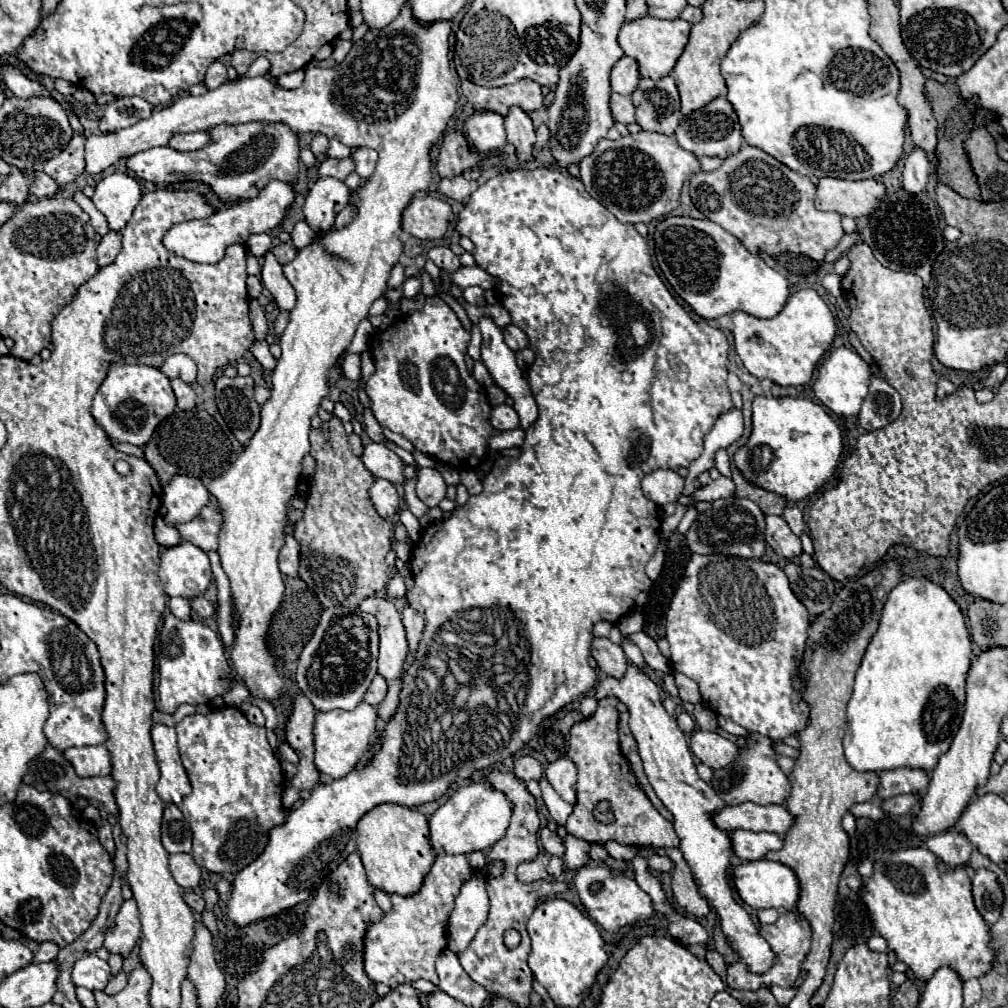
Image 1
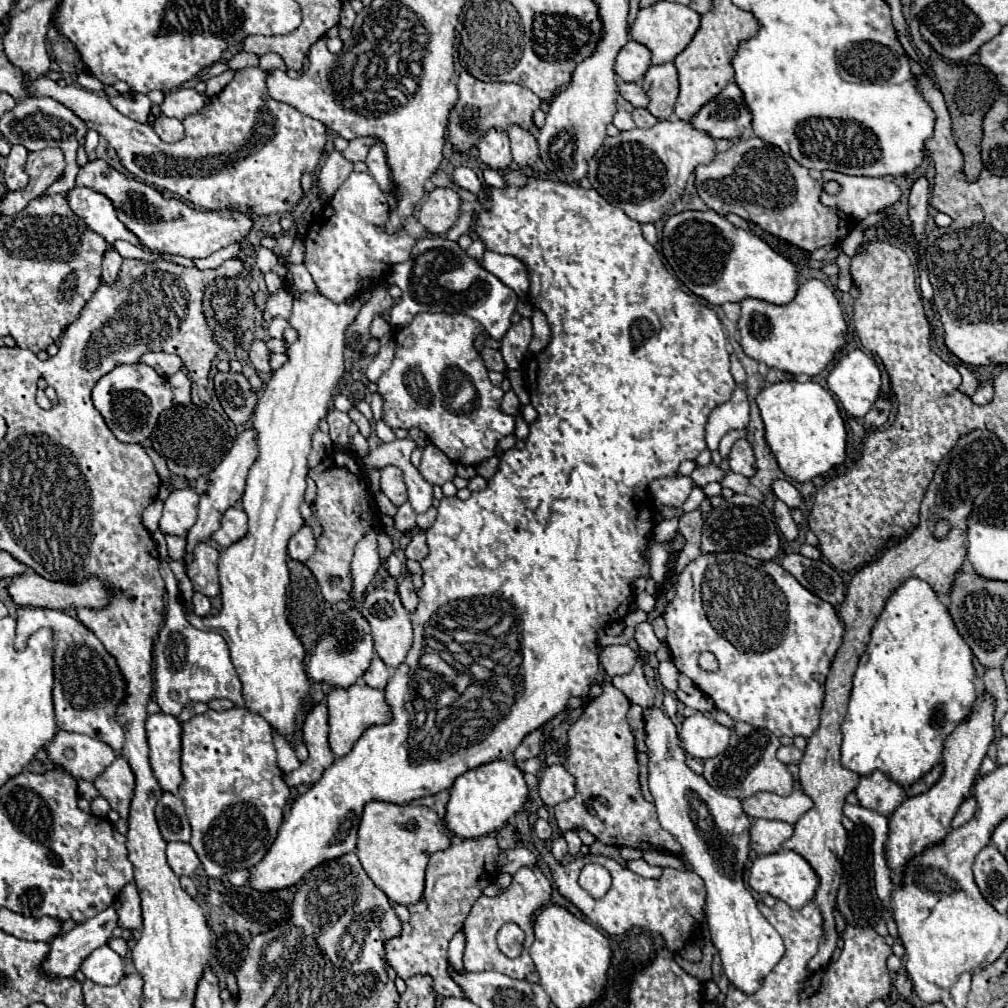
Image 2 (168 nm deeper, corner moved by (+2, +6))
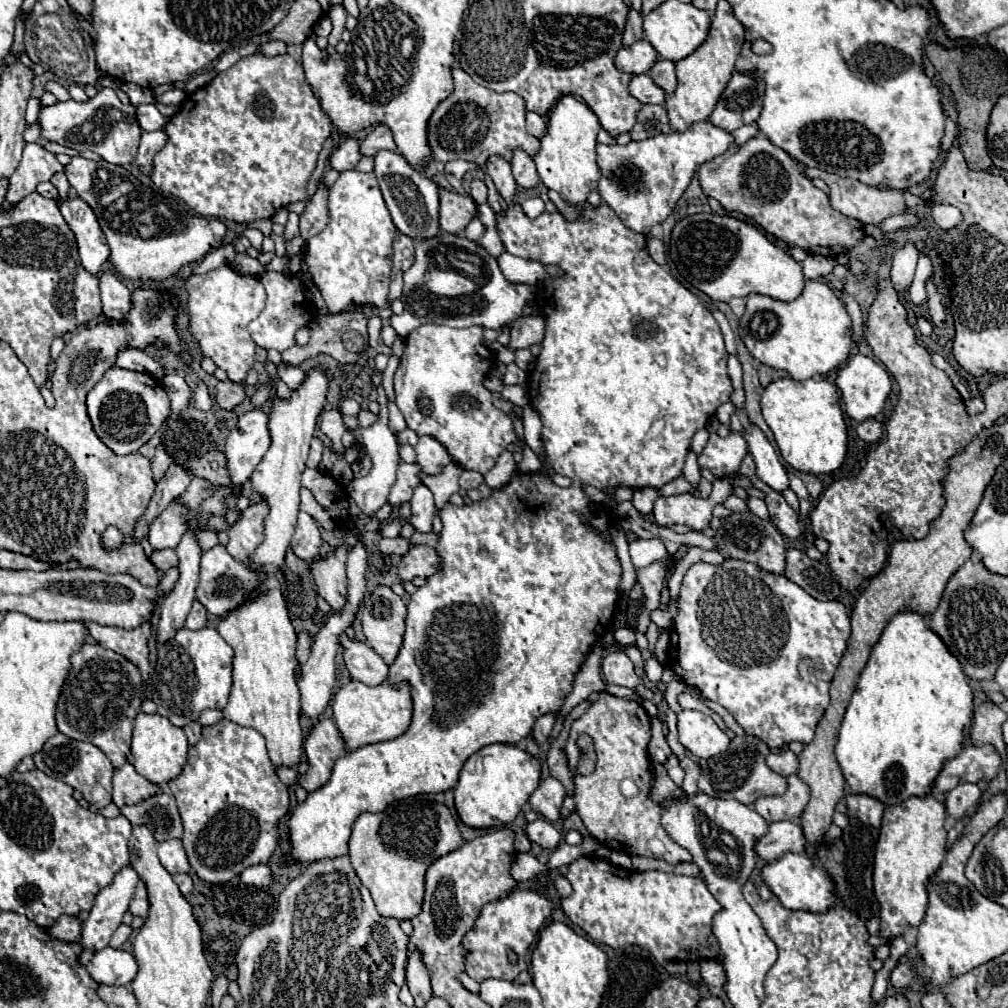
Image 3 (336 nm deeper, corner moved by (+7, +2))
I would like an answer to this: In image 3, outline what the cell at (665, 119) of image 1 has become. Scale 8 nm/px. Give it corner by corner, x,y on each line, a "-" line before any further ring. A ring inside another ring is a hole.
657,59
657,63
653,65
653,69
649,71
649,75
653,77
653,81
665,89
667,95
671,95
677,87
677,75
675,75
675,63
667,61
667,59

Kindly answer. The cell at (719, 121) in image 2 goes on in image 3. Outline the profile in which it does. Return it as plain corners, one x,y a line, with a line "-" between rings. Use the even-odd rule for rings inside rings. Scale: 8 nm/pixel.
733,71
733,77
727,83
709,121
727,131
755,123
761,115
763,93
765,85
761,85
761,77
757,77
757,73

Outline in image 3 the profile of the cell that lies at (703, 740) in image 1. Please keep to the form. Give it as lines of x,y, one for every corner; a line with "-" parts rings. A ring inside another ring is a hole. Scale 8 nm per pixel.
683,709
677,713
679,741
689,753
701,759
709,759
717,753
725,753
729,737
715,725
715,721
695,709

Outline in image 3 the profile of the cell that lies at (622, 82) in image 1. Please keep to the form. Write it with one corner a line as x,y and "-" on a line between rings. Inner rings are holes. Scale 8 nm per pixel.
645,39
633,43
631,47
623,47
615,57
615,65
631,75
647,73
655,61
657,61
657,51

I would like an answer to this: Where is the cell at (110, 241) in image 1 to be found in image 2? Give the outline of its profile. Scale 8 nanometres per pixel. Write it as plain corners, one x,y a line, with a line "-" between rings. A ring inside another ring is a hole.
110,247
110,249
104,253
104,259
102,259
102,281
114,283
118,271
120,271
120,265
122,265
120,253
118,253
114,247

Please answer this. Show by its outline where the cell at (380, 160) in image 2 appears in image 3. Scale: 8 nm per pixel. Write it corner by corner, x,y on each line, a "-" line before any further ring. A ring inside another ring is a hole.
379,151
375,155
375,175
391,213
391,219
399,233
411,239
429,239
435,237
439,227
439,187
433,179
429,179
423,171
413,169
405,157
393,151

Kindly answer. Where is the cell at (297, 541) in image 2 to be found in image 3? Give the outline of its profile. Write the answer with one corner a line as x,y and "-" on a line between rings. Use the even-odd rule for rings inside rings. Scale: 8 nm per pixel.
299,513
299,521
293,533
293,541
291,541
291,549
295,551
297,557
305,559
305,561
313,561
315,557
319,557
319,549
321,549
321,533
319,527
315,523
315,519
307,513

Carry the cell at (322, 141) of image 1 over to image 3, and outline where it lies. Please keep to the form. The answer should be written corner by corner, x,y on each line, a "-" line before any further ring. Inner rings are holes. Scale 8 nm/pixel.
347,135
345,141
333,151
333,155
331,155
331,167
339,169
339,171
355,169
357,163
359,163
359,159
361,159
359,145
361,145
361,139
357,139
355,135

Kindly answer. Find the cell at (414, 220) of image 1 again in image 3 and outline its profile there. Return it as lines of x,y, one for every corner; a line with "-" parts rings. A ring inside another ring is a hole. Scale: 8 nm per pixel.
441,189
441,209
439,209
441,229
447,233
463,231
471,219
477,217
477,203
471,195
459,195
455,191

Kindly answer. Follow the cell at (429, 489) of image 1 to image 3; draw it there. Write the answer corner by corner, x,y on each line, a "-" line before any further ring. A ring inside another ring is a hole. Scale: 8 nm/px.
429,435
419,437
415,451
417,451
417,463
423,467
423,473
427,475
441,473
441,469
453,461
445,445
441,445
435,437
429,437

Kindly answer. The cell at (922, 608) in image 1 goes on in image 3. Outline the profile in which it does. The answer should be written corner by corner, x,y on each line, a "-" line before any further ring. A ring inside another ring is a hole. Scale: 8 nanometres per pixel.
905,609
889,621
881,639
871,651
871,659
865,665
845,711
835,755
853,793
875,797
883,805
893,807
909,797
925,797
931,793
933,781
943,765
963,751
971,721
973,691
959,661
927,627
925,617

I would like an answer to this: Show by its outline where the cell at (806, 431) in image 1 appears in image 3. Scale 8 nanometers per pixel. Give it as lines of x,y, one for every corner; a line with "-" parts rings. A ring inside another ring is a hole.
777,379
765,387
761,411
775,435
781,457
795,471
823,475
835,471
845,461
847,425
839,403
839,391
827,379

